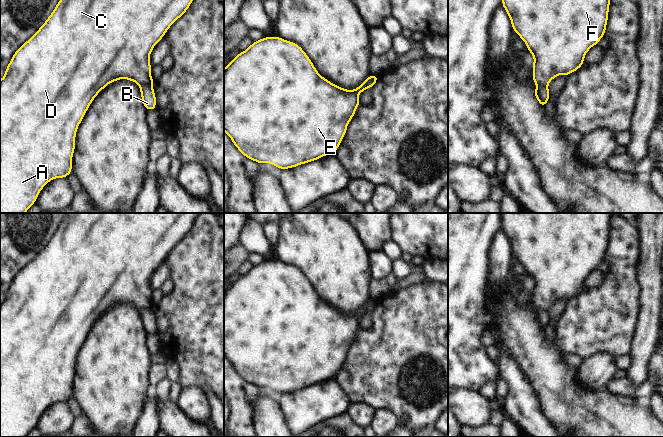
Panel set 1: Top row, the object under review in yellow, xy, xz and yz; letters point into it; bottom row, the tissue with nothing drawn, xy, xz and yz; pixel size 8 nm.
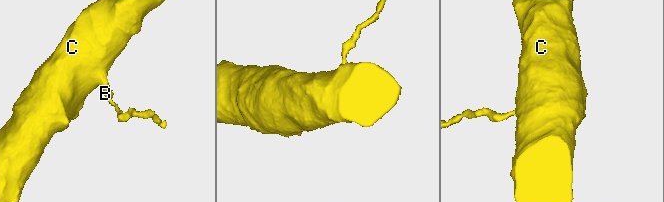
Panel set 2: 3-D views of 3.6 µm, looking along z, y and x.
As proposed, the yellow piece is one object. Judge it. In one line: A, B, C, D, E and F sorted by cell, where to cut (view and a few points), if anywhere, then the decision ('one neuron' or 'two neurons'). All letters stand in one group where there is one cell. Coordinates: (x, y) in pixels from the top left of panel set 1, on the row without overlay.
A C D E F / B | xy (152, 308), (144, 308), (141, 311) | two neurons

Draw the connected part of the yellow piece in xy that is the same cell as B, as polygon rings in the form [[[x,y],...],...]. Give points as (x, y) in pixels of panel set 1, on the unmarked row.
[[[144,309],[140,313],[143,330],[146,334],[156,334],[156,319],[153,309]]]

